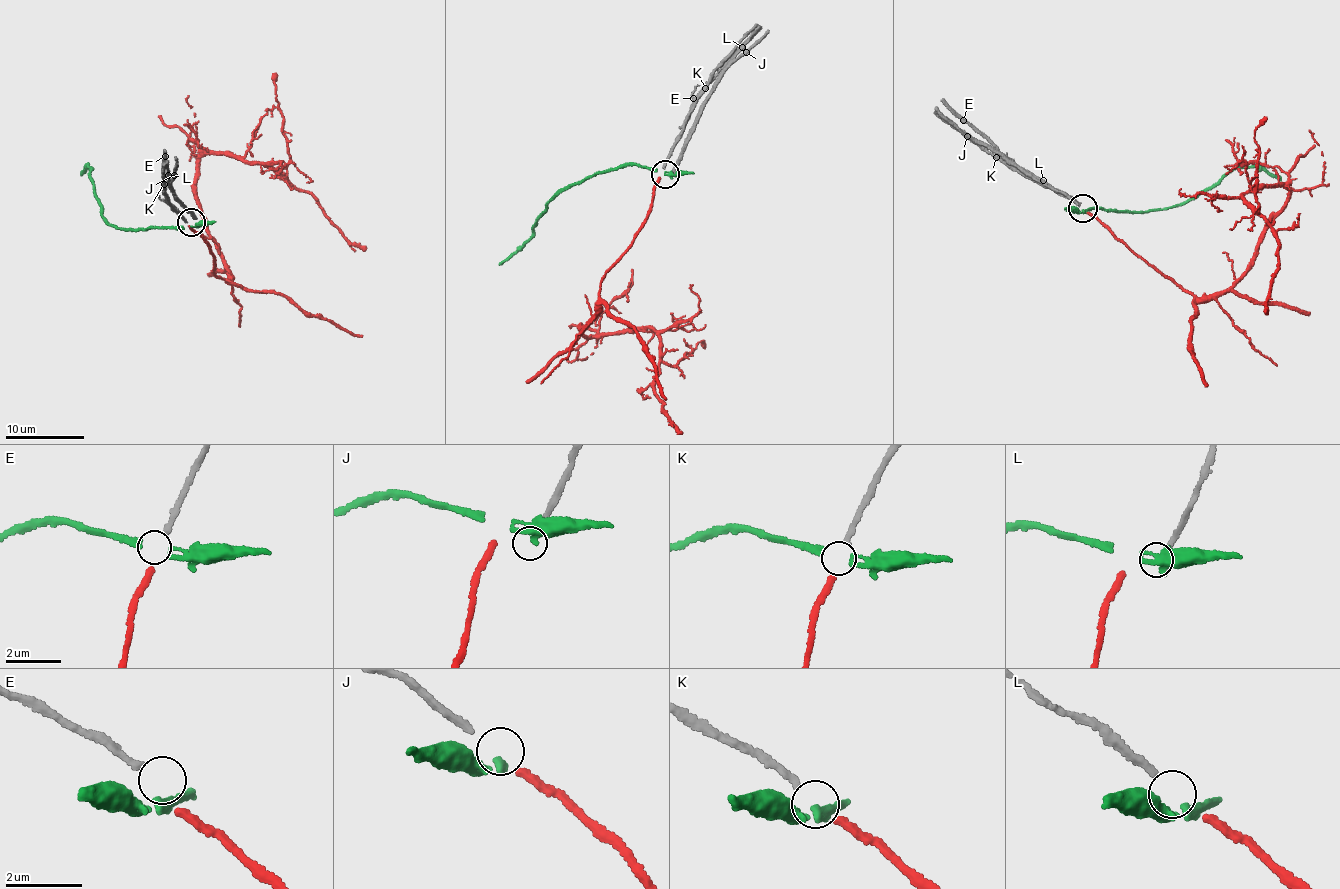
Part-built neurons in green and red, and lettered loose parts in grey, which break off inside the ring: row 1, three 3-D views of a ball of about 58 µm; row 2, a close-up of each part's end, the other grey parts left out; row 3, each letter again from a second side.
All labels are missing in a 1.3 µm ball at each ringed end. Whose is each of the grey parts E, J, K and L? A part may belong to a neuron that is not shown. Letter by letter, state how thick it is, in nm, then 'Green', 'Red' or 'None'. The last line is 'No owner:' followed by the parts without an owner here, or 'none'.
E: Thickness 170 nm. None
J: Thickness 180 nm. None
K: Thickness 160 nm. Red
L: Thickness 180 nm. None
No owner: E, J, L

